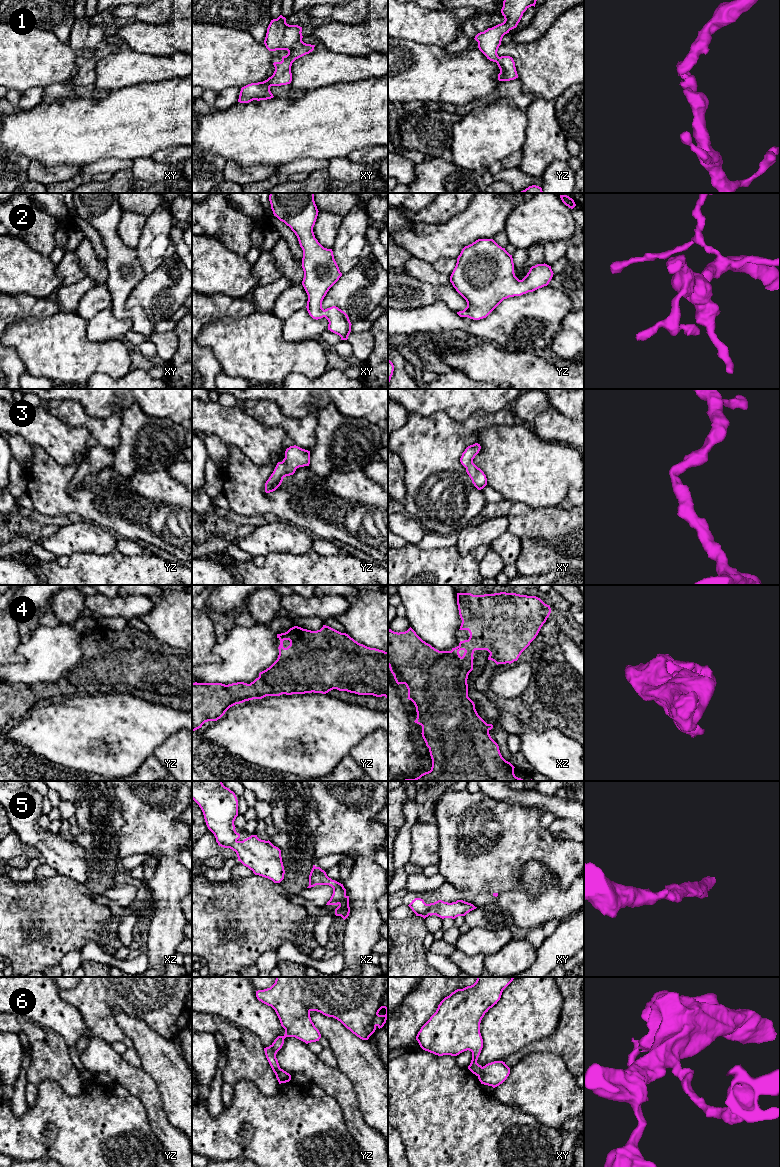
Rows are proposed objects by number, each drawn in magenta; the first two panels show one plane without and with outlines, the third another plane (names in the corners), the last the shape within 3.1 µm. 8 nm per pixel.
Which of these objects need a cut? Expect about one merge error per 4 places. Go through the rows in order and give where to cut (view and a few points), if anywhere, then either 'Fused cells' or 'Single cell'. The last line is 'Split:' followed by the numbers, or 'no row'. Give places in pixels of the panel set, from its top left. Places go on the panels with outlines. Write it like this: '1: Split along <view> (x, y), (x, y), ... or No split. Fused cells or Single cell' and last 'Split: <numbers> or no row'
1: No split. Single cell
2: No split. Single cell
3: No split. Single cell
4: No split. Single cell
5: No split. Single cell
6: Split along xy (483, 1067), (477, 1075). Fused cells
Split: 6

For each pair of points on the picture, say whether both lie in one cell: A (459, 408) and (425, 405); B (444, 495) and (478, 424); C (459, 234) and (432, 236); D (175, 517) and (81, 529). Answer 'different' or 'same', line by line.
A: same
B: same
C: same
D: different

